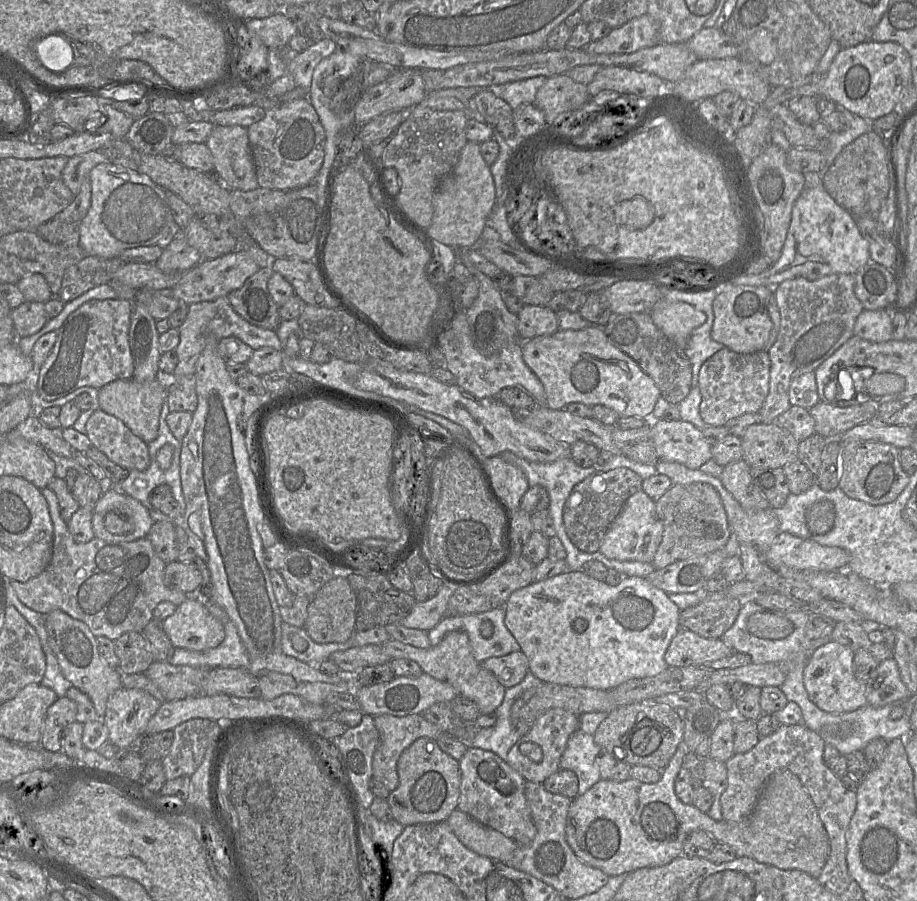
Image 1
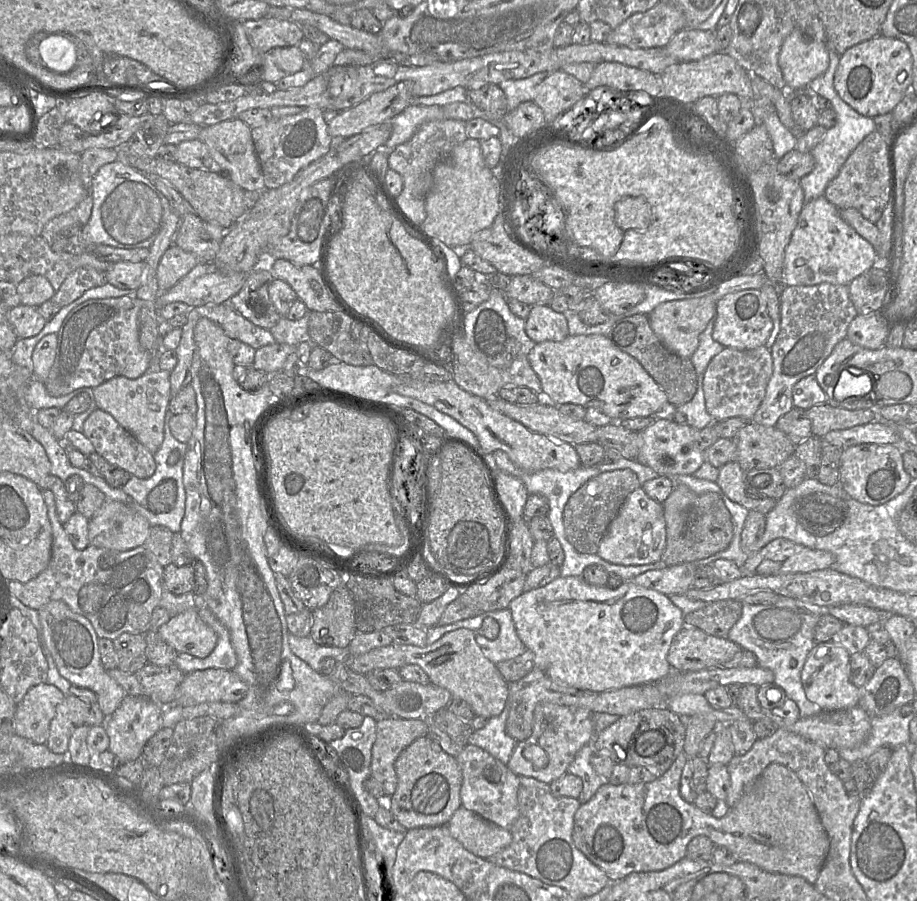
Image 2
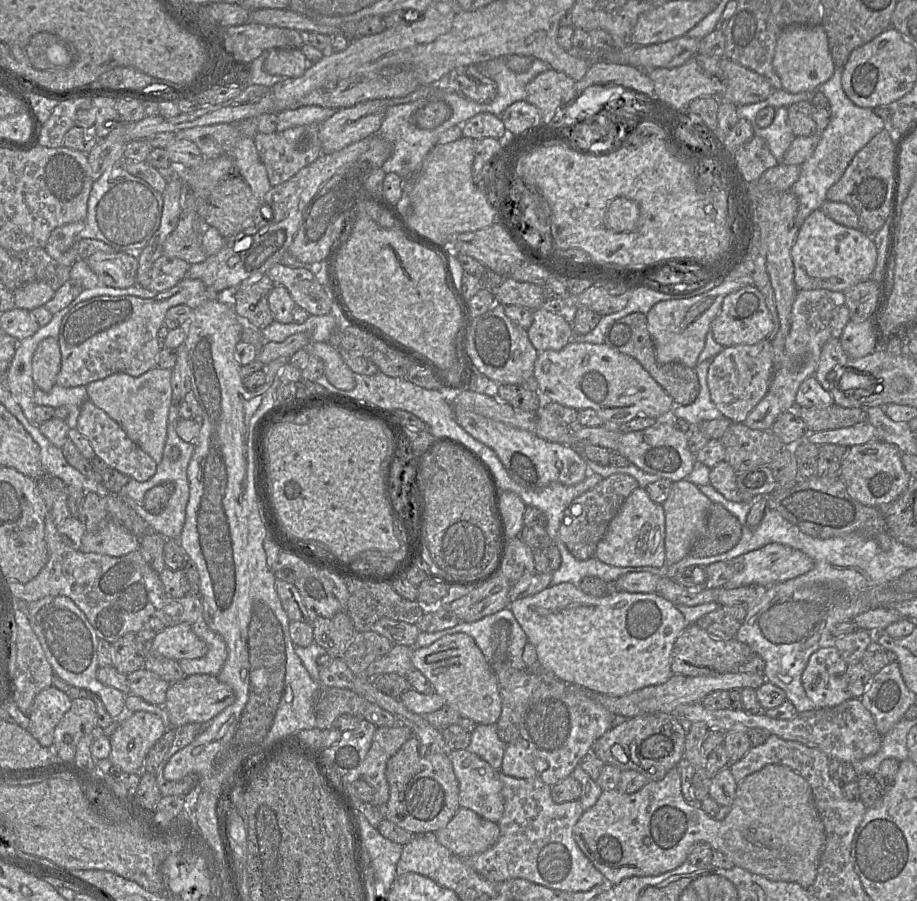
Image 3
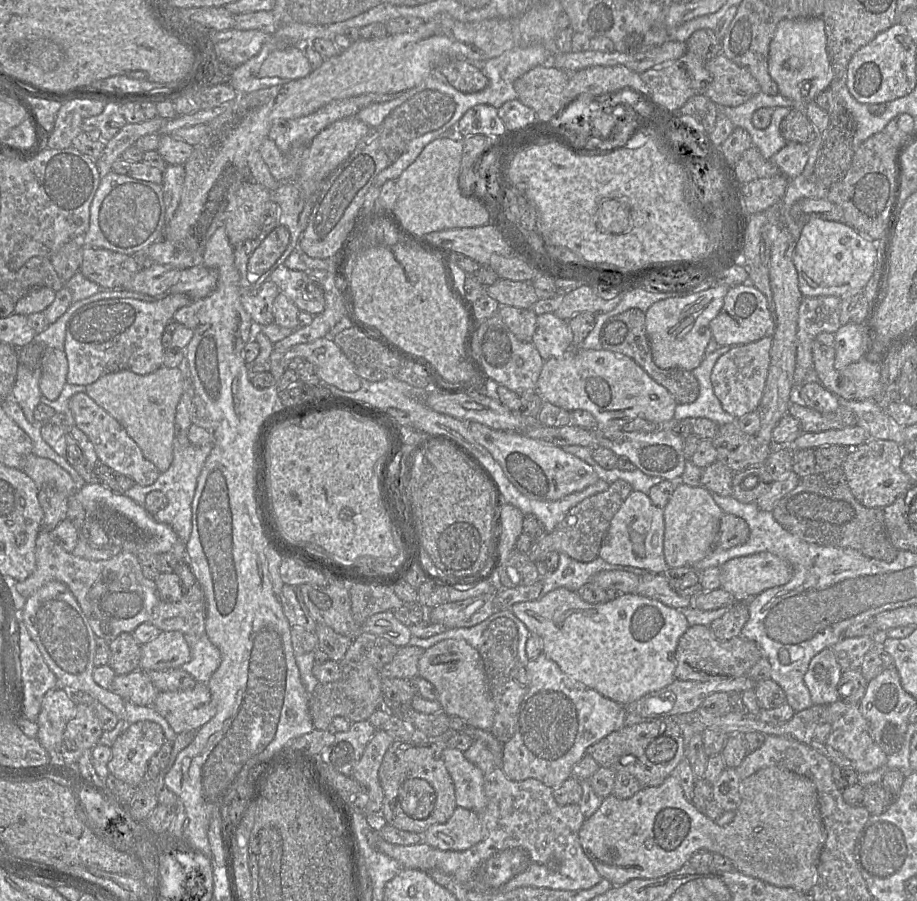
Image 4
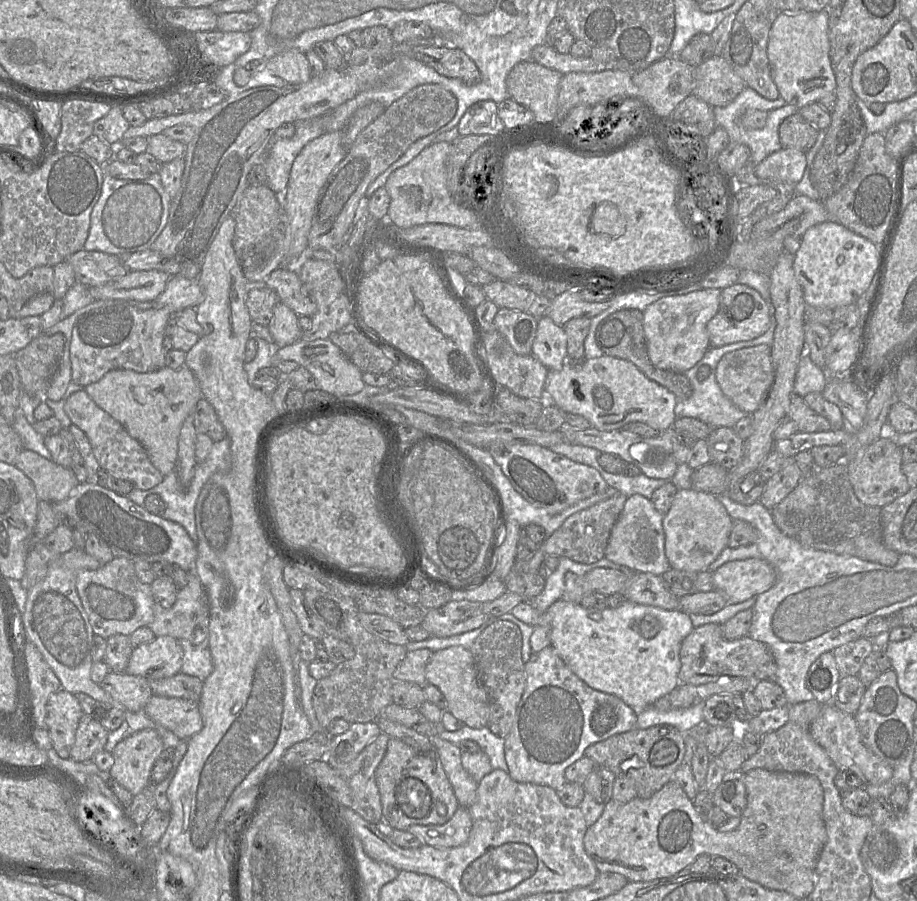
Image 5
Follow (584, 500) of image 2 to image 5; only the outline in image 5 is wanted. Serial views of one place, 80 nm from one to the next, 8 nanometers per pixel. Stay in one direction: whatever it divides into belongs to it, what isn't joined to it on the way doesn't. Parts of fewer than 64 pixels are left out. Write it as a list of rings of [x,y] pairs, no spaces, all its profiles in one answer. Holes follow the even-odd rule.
[[[618,492],[614,496],[572,514],[564,523],[538,547],[536,552],[523,561],[516,561],[514,569],[524,573],[536,573],[545,556],[556,555],[573,561],[591,564],[602,559],[611,534],[628,497]]]

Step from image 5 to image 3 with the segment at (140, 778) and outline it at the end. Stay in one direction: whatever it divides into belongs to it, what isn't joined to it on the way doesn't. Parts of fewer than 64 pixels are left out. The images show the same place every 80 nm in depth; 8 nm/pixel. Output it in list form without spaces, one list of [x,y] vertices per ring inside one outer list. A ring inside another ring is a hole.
[[[146,711],[124,714],[116,730],[109,736],[111,752],[108,759],[112,765],[119,767],[123,772],[141,773],[148,751],[164,732],[163,721],[156,714]]]

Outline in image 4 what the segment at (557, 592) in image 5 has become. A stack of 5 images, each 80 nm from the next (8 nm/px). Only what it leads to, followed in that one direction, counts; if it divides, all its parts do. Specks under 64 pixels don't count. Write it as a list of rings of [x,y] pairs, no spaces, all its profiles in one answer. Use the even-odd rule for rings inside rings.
[[[559,553],[559,564],[557,569],[548,573],[543,577],[543,589],[541,596],[550,591],[564,587],[571,591],[578,592],[578,590],[598,572],[609,570],[621,570],[631,572],[642,576],[644,574],[652,573],[647,569],[635,568],[626,565],[610,564],[602,558],[597,557],[592,562],[580,562],[569,557],[566,553]]]

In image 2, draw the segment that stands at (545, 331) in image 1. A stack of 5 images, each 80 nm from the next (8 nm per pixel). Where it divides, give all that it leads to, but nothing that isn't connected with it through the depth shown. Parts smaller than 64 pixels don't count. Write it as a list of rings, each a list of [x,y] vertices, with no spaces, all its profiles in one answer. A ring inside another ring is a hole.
[[[531,306],[525,320],[525,333],[534,342],[559,342],[568,336],[565,315],[548,306]]]

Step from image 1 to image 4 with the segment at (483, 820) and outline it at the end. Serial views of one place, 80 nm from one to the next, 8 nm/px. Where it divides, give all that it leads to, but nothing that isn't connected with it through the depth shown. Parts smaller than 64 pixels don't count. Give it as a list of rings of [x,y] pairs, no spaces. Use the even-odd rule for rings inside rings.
[[[444,747],[442,755],[454,784],[456,805],[476,813],[484,811],[487,806],[485,774],[458,749]]]

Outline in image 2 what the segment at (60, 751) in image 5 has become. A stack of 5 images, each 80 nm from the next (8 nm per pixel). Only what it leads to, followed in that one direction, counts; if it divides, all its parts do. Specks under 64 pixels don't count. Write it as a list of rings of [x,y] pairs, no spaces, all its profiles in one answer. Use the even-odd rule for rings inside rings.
[[[41,683],[31,687],[10,720],[12,732],[36,744],[46,744],[50,722],[64,697],[54,685]]]

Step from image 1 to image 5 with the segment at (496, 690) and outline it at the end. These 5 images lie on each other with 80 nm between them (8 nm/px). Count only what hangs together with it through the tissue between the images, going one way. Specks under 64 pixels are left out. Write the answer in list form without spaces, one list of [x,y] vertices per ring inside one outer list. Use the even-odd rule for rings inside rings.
[[[450,646],[433,652],[425,668],[428,683],[436,686],[444,695],[446,710],[464,725],[471,728],[488,726],[490,718],[489,697],[480,683],[472,653],[463,646]]]

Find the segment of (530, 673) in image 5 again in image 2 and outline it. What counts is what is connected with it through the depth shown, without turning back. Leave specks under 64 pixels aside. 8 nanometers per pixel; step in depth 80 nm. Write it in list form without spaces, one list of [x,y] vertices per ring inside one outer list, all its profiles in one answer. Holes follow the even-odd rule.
[[[541,702],[537,704],[534,710],[531,735],[527,739],[517,742],[507,766],[518,776],[530,777],[550,784],[568,772],[568,767],[574,760],[577,752],[583,746],[592,744],[595,736],[593,712],[590,710]],[[531,745],[538,745],[546,752],[549,759],[546,767],[538,769],[524,758],[524,749]]]

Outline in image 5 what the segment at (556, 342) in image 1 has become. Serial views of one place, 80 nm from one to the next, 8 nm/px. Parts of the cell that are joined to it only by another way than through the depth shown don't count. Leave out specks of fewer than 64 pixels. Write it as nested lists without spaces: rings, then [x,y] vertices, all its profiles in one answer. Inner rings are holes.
[[[602,355],[581,362],[566,361],[561,370],[548,370],[544,386],[547,398],[559,409],[583,416],[591,427],[598,430],[620,430],[629,422],[642,422],[658,431],[667,431],[676,419],[677,398],[672,392],[647,378],[633,363],[612,356]]]

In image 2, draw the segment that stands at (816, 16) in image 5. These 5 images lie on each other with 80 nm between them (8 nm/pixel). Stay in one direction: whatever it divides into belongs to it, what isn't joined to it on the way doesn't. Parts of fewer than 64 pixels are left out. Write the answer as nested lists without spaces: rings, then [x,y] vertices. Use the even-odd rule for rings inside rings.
[[[794,30],[786,37],[778,57],[788,92],[804,90],[812,80],[826,72],[829,63],[828,44],[809,39],[800,30]]]

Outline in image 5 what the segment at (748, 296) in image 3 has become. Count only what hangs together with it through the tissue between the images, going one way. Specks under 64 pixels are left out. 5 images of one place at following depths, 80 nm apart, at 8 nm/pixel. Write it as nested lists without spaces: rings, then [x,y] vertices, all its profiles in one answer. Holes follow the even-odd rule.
[[[735,283],[721,291],[718,311],[707,324],[710,347],[753,340],[763,335],[769,327],[770,309],[767,302],[755,289]]]

